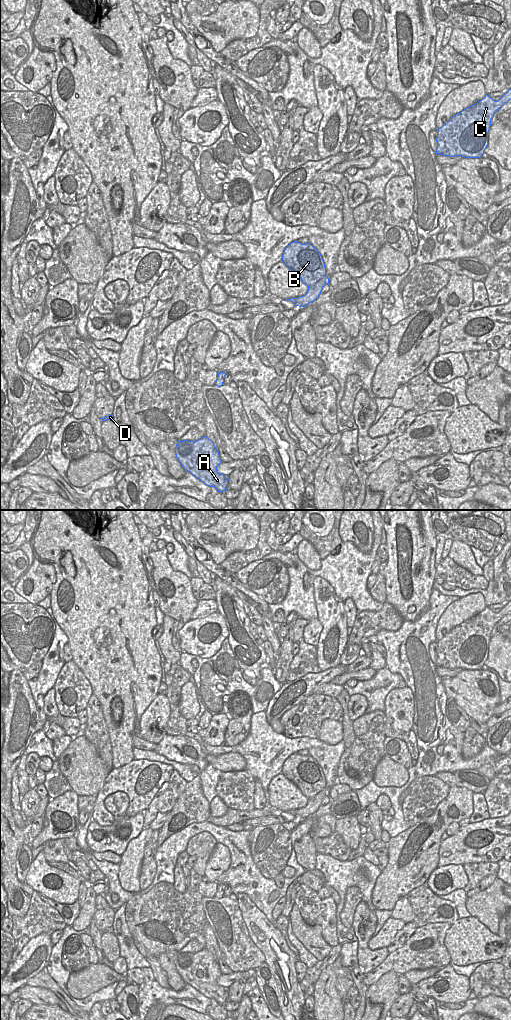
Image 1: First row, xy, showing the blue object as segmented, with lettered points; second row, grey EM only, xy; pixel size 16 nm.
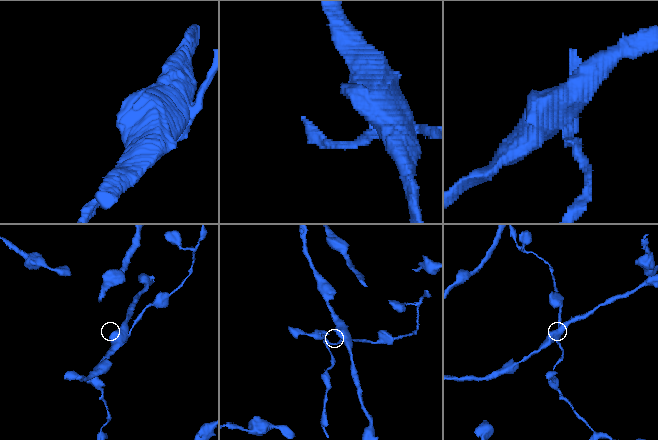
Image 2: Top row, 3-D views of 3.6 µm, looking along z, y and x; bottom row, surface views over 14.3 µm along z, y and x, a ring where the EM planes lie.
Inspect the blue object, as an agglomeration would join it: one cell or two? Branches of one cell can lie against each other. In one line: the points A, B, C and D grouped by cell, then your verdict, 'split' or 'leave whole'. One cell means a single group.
A C D / B; split

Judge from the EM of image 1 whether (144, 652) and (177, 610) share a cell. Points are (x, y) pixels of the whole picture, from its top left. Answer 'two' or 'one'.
two

